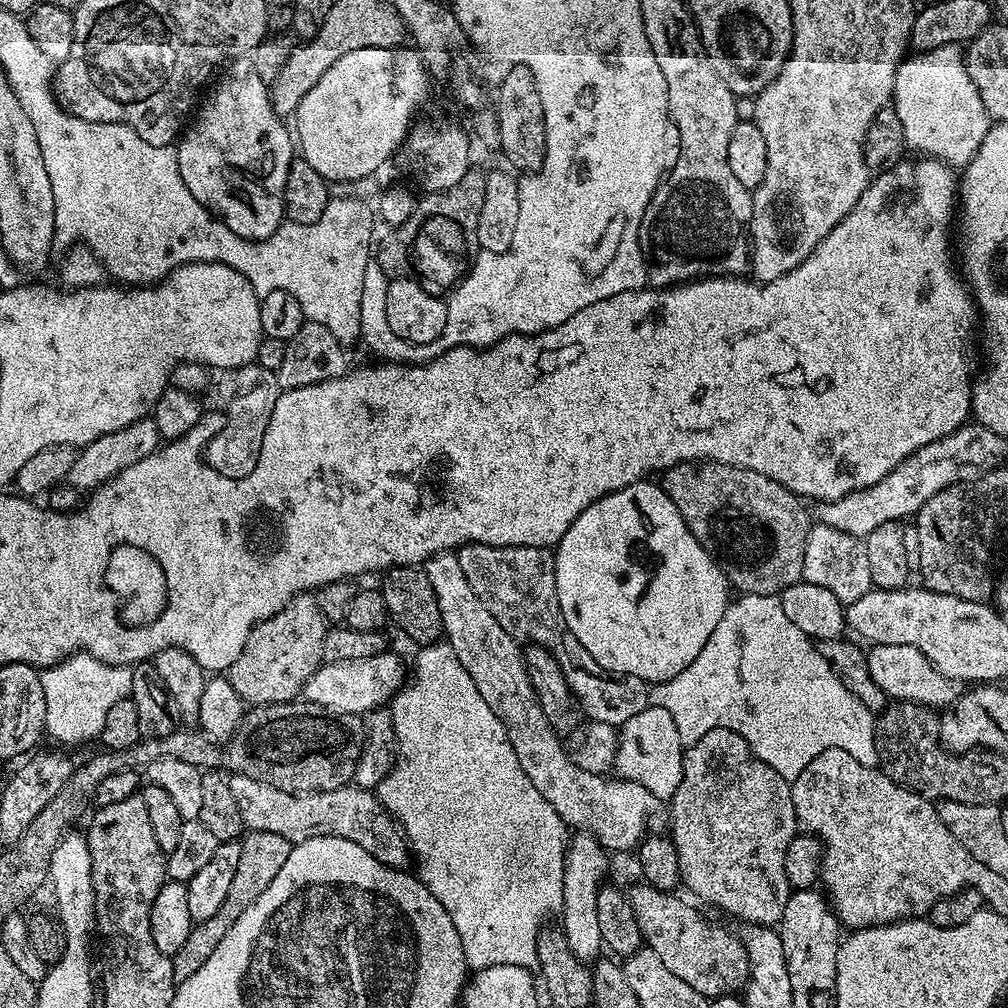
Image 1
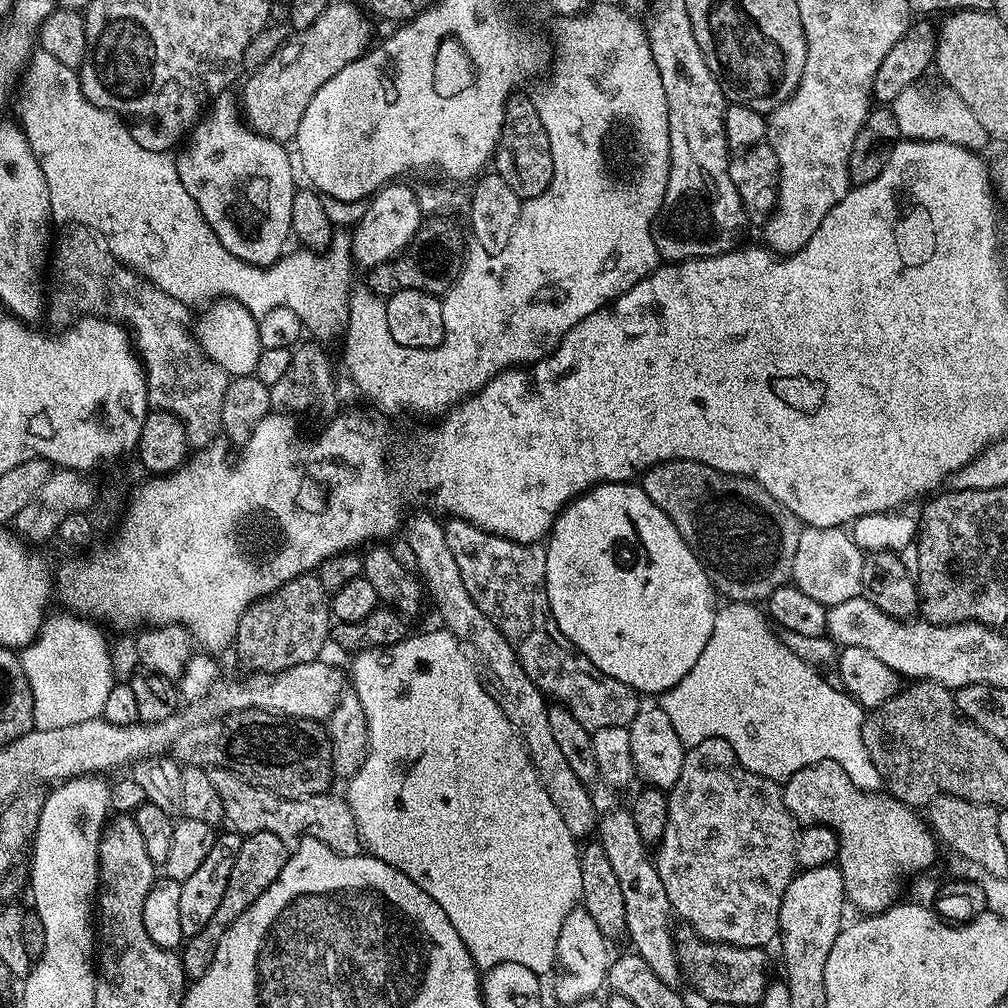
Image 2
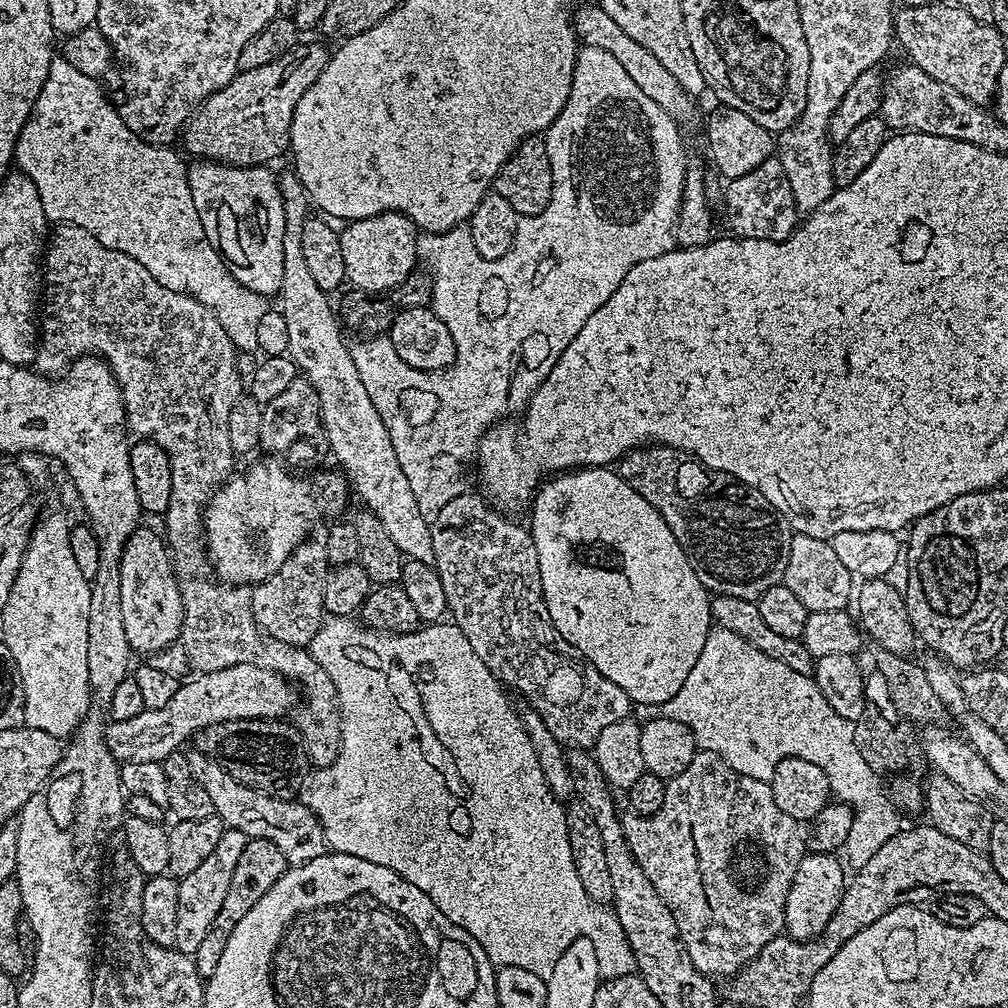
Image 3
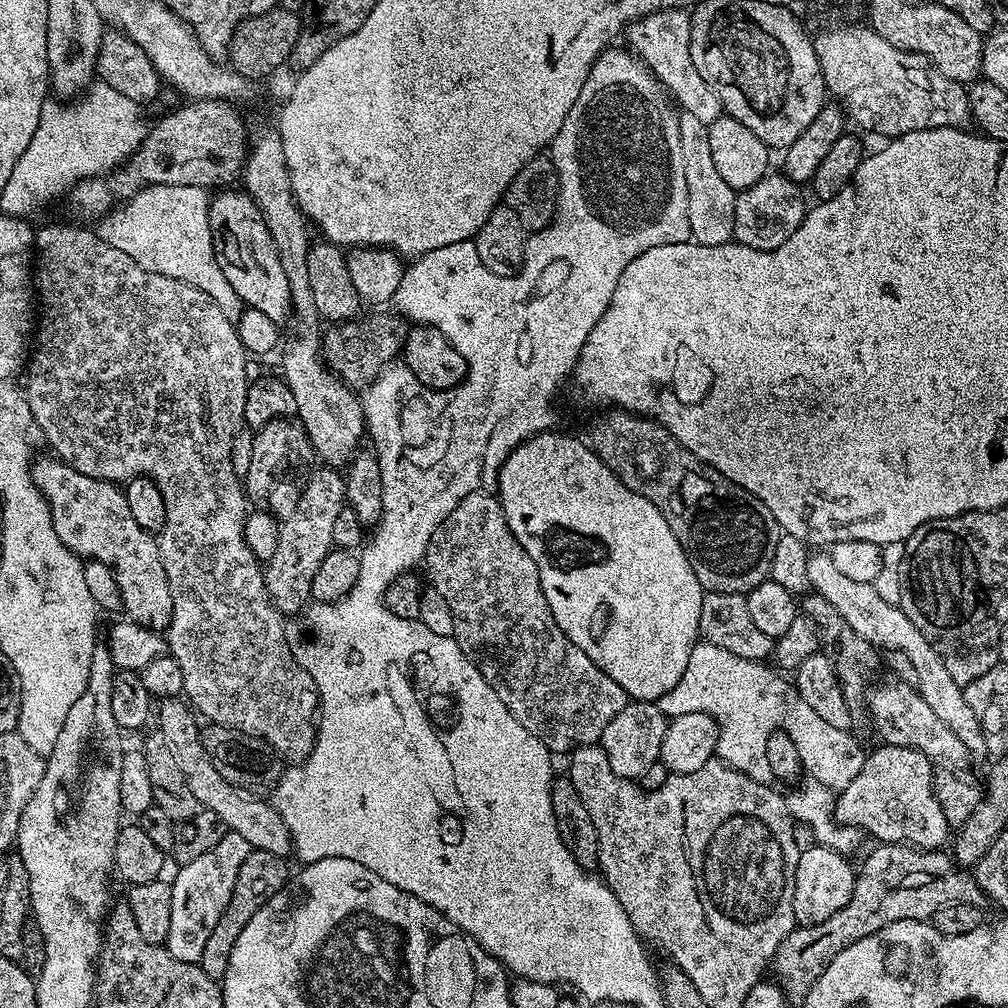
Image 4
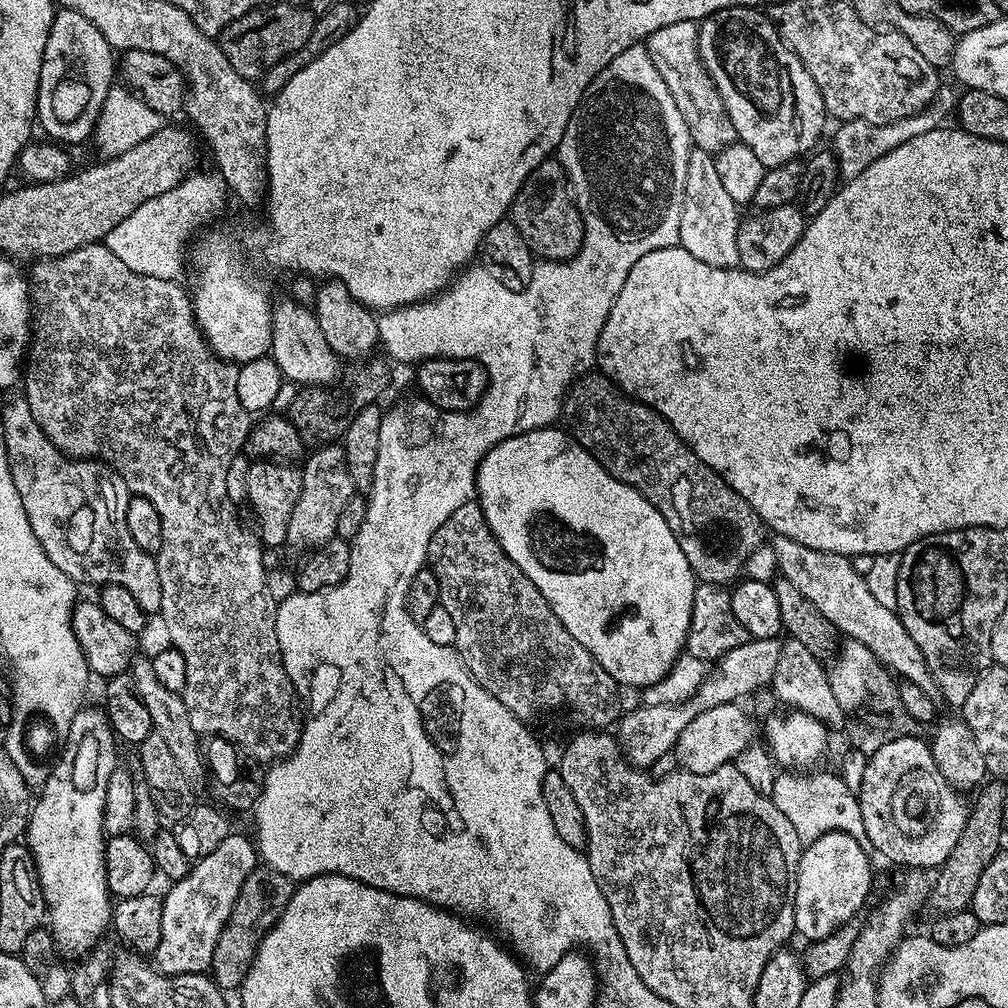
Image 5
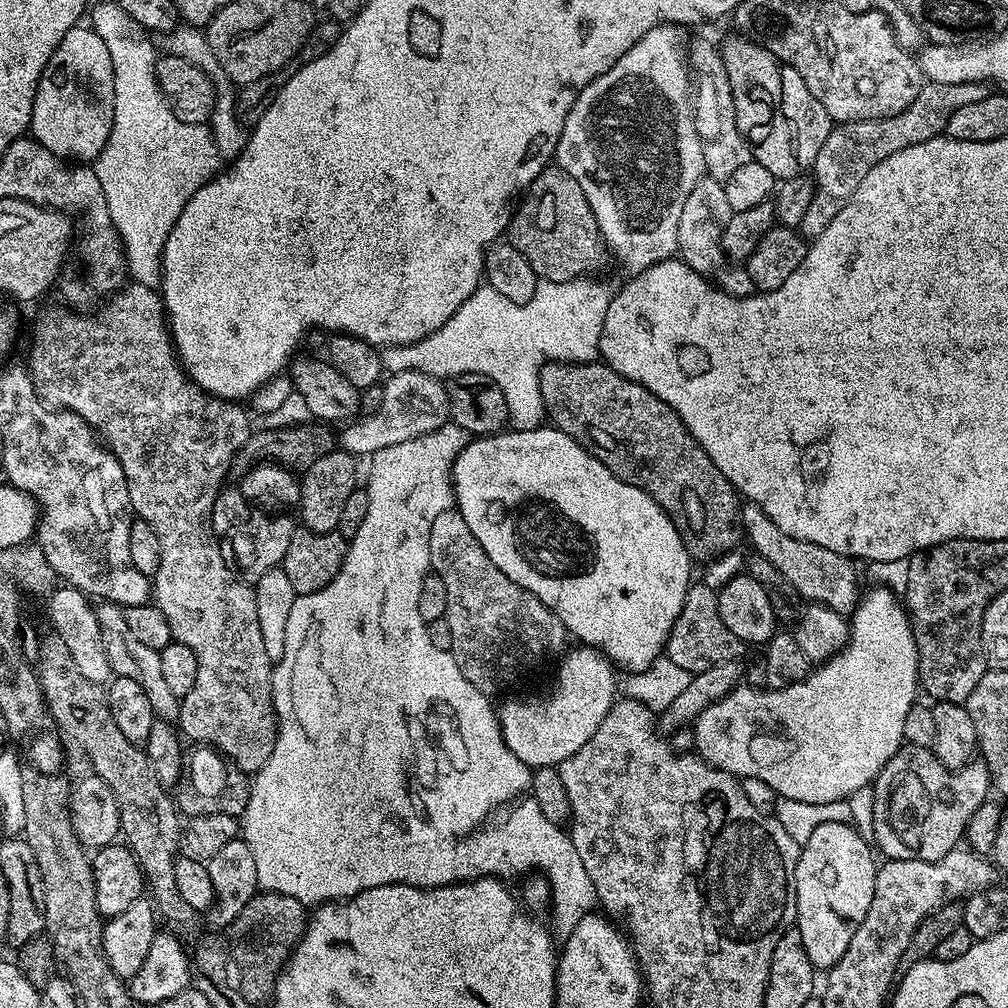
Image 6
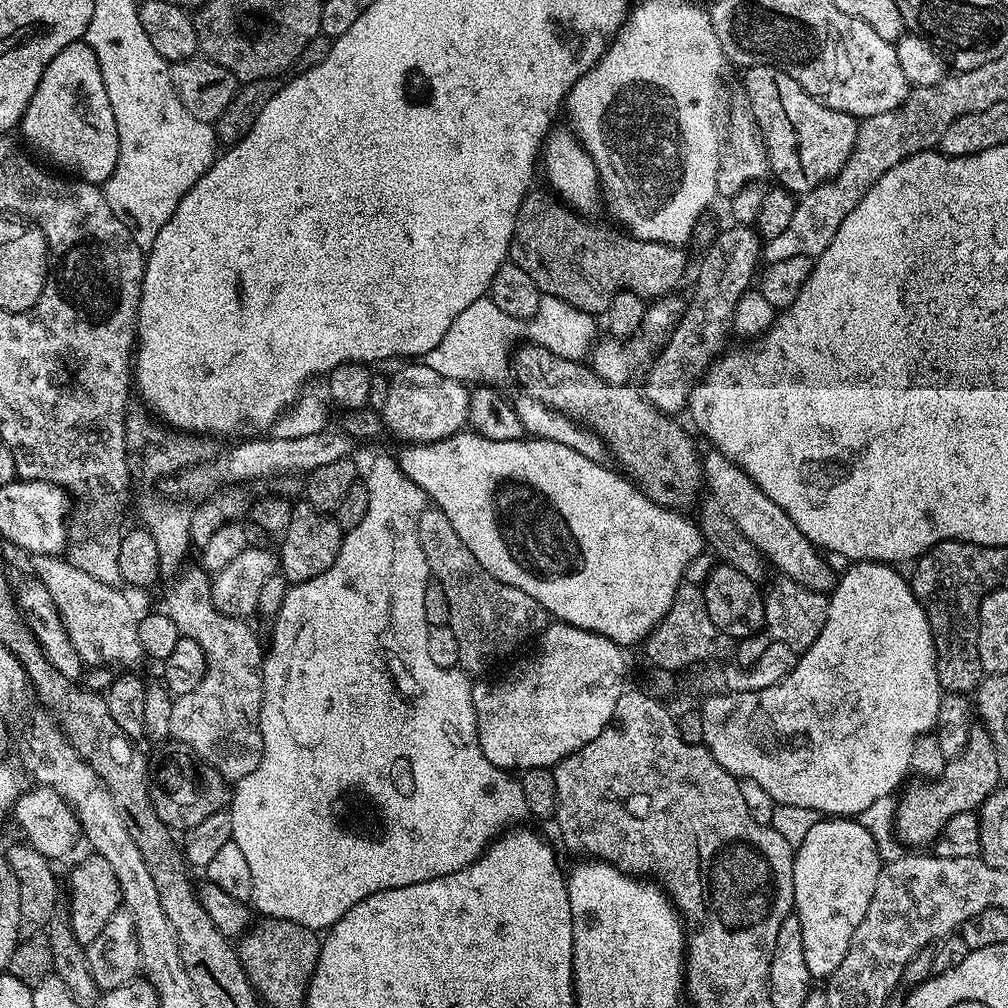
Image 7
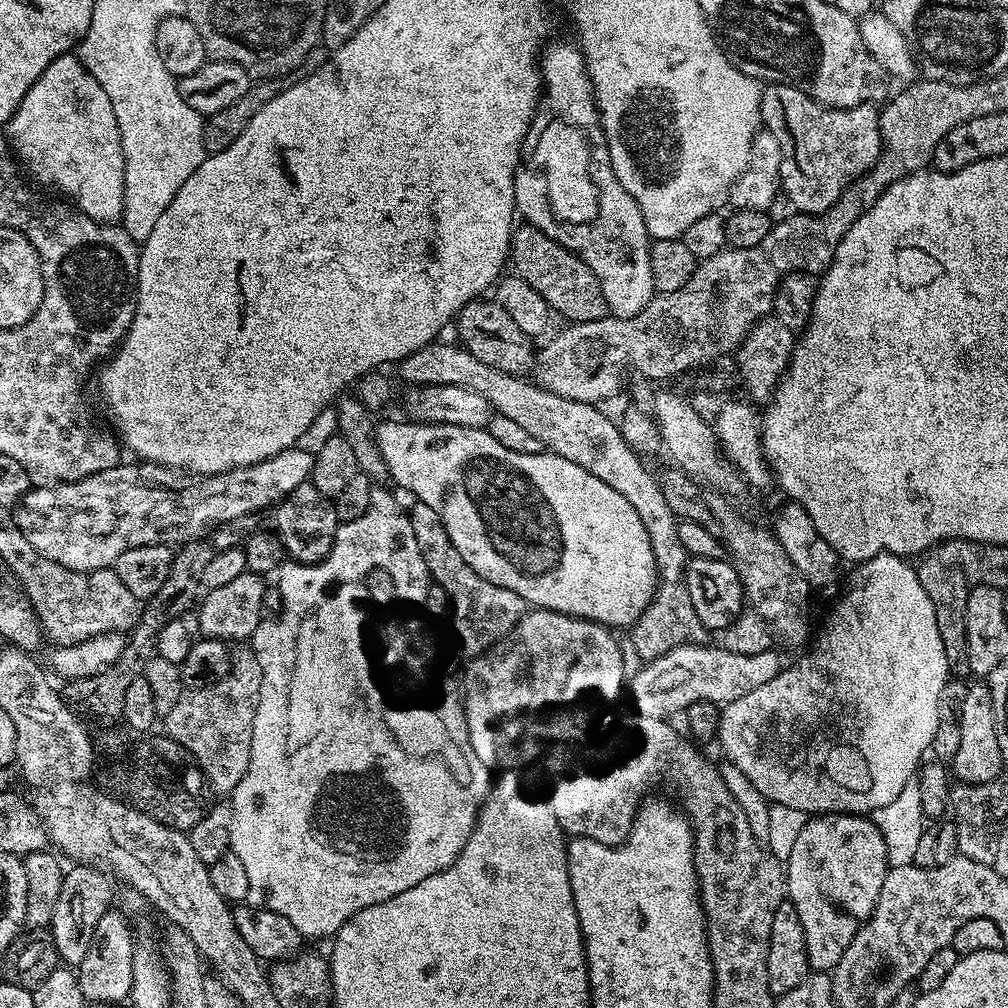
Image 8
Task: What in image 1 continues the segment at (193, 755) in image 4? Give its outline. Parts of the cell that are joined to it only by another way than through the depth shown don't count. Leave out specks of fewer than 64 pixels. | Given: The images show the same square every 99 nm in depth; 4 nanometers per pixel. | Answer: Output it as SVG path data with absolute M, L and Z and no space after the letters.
M232 774L227 777L230 790L234 794L234 802L238 802L238 810L244 819L245 829L254 832L269 832L270 834L282 834L282 838L293 842L309 840L315 836L337 836L346 838L350 842L358 842L362 850L374 854L378 862L382 862L388 868L407 869L410 864L410 849L408 841L404 839L399 824L392 819L390 813L385 810L375 791L355 786L345 786L338 790L329 792L306 792L297 794L294 792L283 792L273 784L258 782L249 776Z

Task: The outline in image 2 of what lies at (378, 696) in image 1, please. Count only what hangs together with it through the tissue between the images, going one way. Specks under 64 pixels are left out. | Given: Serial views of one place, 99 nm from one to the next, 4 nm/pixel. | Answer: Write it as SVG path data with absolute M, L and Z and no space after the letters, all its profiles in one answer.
M317 658L287 668L284 672L275 674L244 674L241 680L221 679L208 692L207 715L219 718L233 712L245 712L253 708L264 712L273 712L279 716L293 716L307 720L327 721L336 708L336 703L346 691L346 676L332 664L327 664L324 658Z

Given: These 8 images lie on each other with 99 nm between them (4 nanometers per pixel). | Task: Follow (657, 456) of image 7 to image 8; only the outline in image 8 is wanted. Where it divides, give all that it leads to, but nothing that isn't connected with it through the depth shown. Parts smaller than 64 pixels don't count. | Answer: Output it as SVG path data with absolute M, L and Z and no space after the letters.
M477 298L472 300L460 310L459 316L454 321L455 328L457 334L460 335L458 340L462 347L470 354L474 354L474 358L478 358L478 362L486 362L486 366L494 366L494 370L524 374L527 373L528 367L531 369L535 365L538 352L535 347L532 349L533 337L522 334L522 329L515 324L514 318L510 318L510 314L506 314L506 310L502 310L502 306L496 303L495 299Z

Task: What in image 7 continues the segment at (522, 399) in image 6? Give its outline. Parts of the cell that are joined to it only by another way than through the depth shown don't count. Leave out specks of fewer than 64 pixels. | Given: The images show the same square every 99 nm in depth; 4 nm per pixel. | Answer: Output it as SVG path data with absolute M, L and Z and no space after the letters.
M544 296L532 319L527 321L514 318L496 308L491 298L485 298L466 306L458 318L442 334L442 342L434 346L422 358L422 363L430 366L430 370L438 370L438 374L446 374L446 378L454 378L461 382L487 382L492 386L500 386L510 376L510 353L518 342L525 339L524 328L528 328L527 339L538 346L546 346L554 354L567 360L583 361L592 351L597 339L597 317L590 312L583 312L553 296Z

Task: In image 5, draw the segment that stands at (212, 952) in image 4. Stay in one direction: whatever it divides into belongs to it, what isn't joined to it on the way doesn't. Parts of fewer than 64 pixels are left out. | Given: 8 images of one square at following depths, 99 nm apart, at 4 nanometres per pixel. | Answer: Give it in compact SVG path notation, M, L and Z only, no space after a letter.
M258 866L246 878L246 882L242 882L242 890L238 890L238 902L234 902L234 910L230 910L230 918L222 934L218 934L218 944L214 946L210 975L220 989L239 989L252 959L256 957L256 947L275 924L278 910L290 902L293 891L293 881L267 866Z

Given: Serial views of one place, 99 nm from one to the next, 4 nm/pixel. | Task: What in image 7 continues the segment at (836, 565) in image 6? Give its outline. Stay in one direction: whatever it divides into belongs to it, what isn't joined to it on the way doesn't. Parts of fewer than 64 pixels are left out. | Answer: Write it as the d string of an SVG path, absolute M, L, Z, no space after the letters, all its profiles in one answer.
M715 450L705 451L702 456L704 466L703 483L710 491L711 499L716 500L719 506L726 510L726 515L734 522L742 534L753 543L753 546L761 552L764 559L779 575L790 578L802 586L806 586L815 592L831 593L838 579L837 573L832 573L832 568L823 560L825 557L794 526L794 522L756 485L744 471L730 458L726 458L721 452Z

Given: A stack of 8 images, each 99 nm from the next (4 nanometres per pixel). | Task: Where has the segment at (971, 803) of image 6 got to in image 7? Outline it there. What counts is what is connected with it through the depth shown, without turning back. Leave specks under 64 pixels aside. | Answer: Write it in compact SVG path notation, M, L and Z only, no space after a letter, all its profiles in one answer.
M973 726L966 746L957 756L949 759L944 775L939 780L916 783L920 784L912 784L908 789L905 787L896 801L895 837L904 846L931 845L950 818L979 809L984 799L1001 787L998 754L994 754L990 734L983 726Z

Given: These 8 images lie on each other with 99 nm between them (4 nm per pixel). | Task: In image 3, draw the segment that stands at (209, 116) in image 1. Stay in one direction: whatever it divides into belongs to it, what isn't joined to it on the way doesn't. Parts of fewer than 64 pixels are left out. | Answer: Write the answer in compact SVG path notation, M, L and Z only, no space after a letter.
M203 158L189 163L187 169L194 210L198 210L202 230L209 242L216 245L243 288L254 290L265 298L275 297L282 286L282 238L286 230L277 173L272 173L268 166L243 168Z

